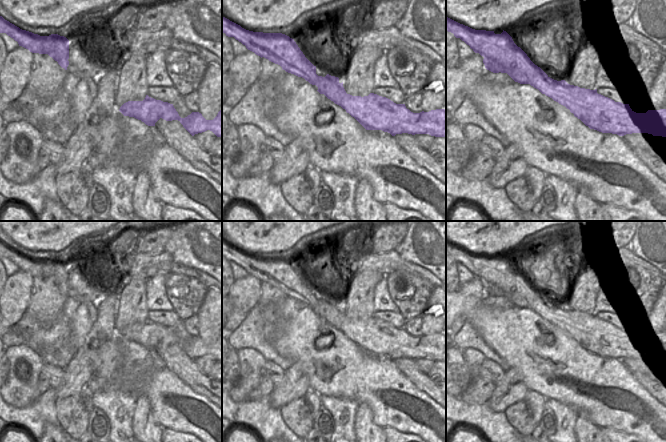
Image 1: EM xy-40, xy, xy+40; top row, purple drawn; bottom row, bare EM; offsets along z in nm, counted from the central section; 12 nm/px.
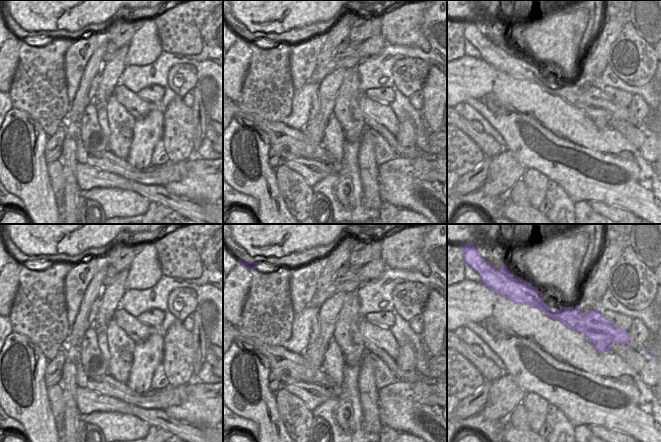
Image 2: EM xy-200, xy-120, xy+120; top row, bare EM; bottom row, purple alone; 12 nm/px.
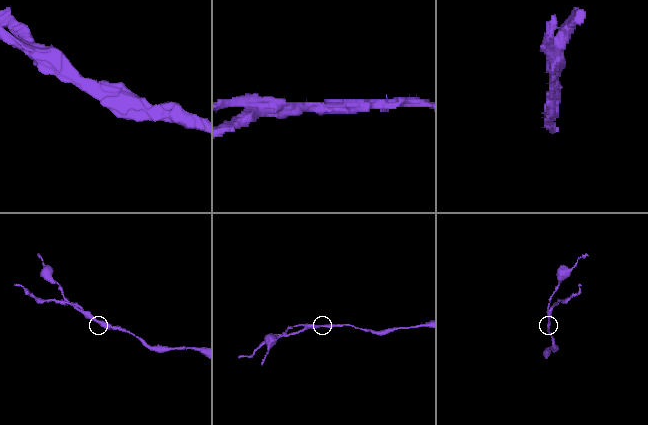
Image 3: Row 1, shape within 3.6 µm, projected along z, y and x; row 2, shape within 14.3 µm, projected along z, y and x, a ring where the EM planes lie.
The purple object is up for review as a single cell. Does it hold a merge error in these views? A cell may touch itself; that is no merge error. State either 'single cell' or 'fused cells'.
fused cells

